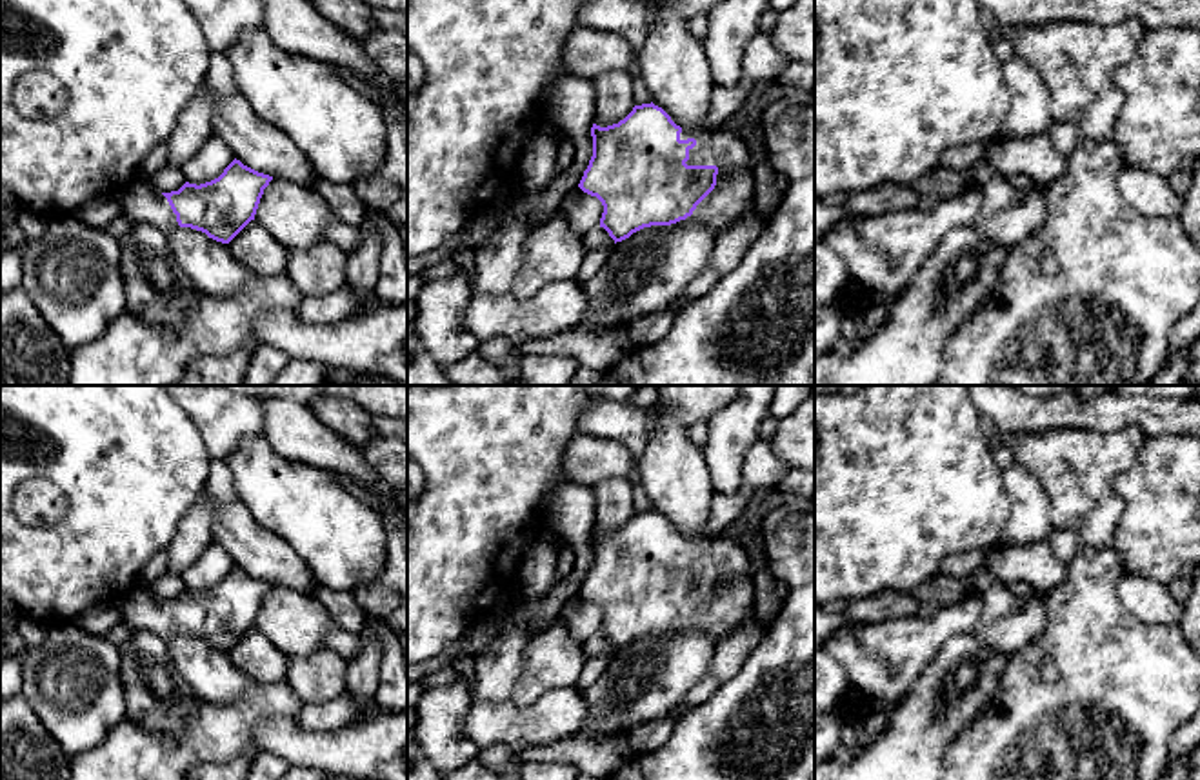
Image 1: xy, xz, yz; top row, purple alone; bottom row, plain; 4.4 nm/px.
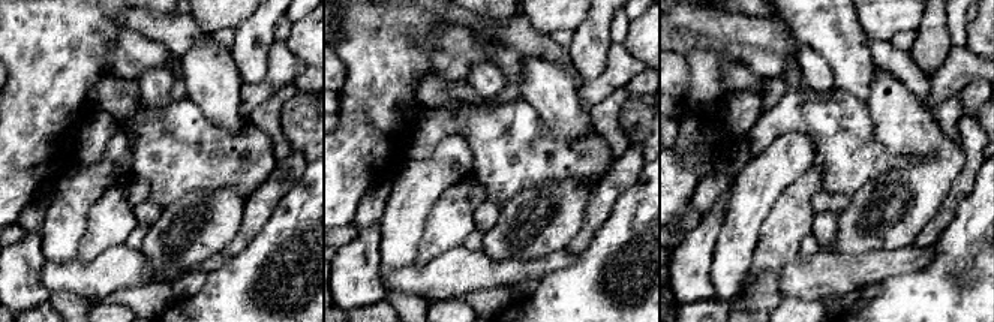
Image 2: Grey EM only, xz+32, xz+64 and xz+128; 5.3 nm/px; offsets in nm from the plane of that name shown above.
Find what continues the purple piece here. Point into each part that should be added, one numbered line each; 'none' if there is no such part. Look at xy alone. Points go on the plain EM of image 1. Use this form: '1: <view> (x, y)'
1: xy (140, 610)

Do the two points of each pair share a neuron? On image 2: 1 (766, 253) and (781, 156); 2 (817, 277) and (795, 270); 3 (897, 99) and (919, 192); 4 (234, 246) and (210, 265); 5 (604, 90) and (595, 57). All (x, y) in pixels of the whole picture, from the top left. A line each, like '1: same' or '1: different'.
1: different
2: same
3: same
4: different
5: different

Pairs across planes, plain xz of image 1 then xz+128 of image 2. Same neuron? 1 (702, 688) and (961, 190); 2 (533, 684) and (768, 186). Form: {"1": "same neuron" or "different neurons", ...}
{"1": "same neuron", "2": "different neurons"}

